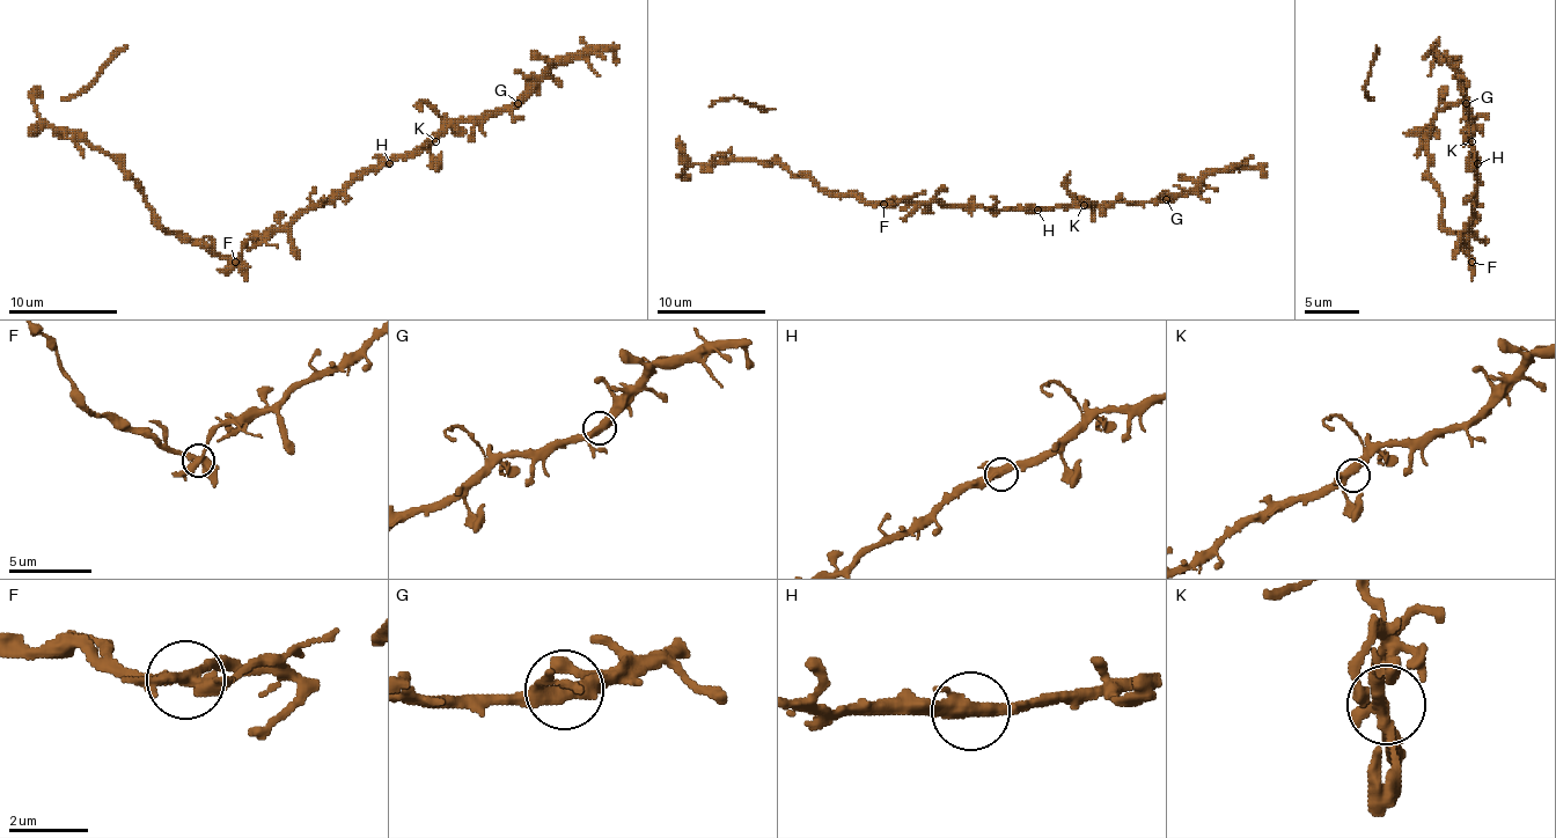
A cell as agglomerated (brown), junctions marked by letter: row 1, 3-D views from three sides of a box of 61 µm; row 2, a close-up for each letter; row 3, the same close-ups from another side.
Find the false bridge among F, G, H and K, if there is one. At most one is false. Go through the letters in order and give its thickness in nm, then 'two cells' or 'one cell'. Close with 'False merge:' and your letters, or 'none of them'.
F: calibre 360 nm; two cells
G: calibre 340 nm; one cell
H: calibre 360 nm; one cell
K: calibre 340 nm; one cell
False merge: F

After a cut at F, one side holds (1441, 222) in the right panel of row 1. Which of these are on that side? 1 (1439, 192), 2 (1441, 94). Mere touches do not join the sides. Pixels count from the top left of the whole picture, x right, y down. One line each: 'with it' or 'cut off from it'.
1: with it
2: with it

